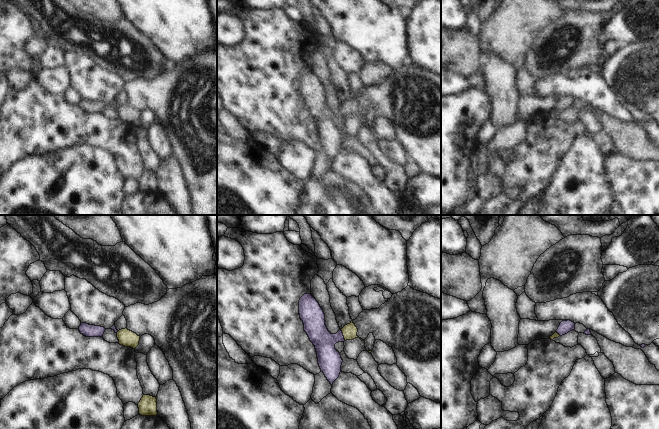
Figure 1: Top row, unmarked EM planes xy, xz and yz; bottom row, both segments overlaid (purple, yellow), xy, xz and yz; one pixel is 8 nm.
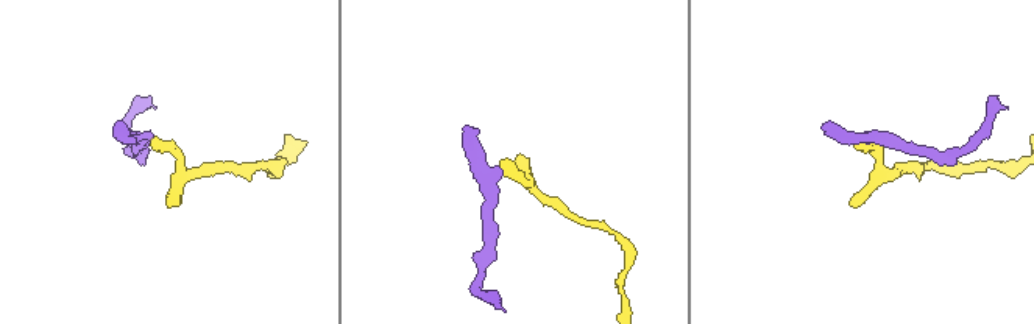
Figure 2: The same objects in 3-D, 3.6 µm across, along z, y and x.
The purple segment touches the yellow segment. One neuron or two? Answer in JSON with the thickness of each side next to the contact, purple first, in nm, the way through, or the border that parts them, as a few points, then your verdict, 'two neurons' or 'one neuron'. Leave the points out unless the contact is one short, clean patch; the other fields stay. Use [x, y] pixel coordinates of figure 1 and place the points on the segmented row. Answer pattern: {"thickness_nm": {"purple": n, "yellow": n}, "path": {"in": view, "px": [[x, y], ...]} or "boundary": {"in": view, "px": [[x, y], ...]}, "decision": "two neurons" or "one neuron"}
{"thickness_nm": {"purple": 190, "yellow": 120}, "path": {"in": "xz", "px": [[329, 359], [329, 345], [342, 335], [349, 331]]}, "decision": "one neuron"}

